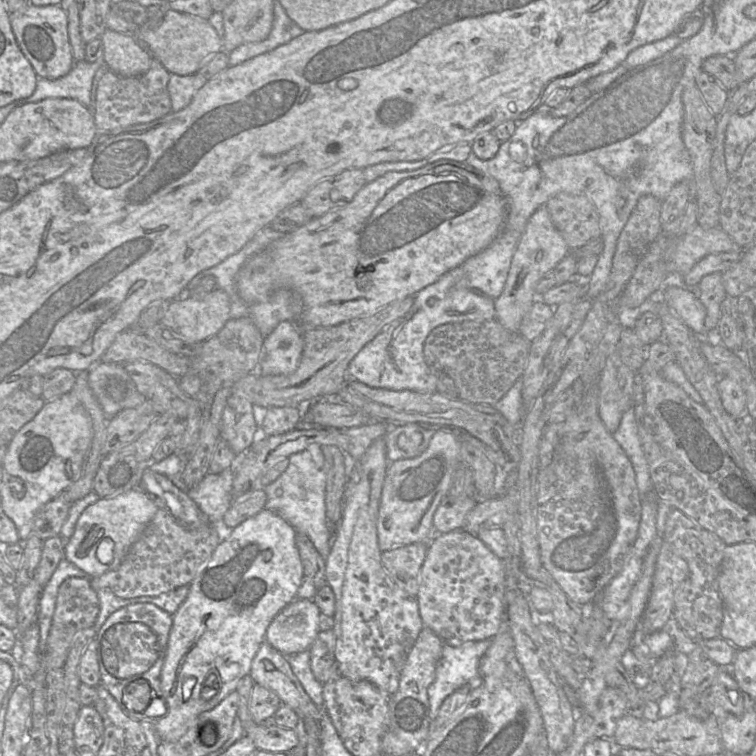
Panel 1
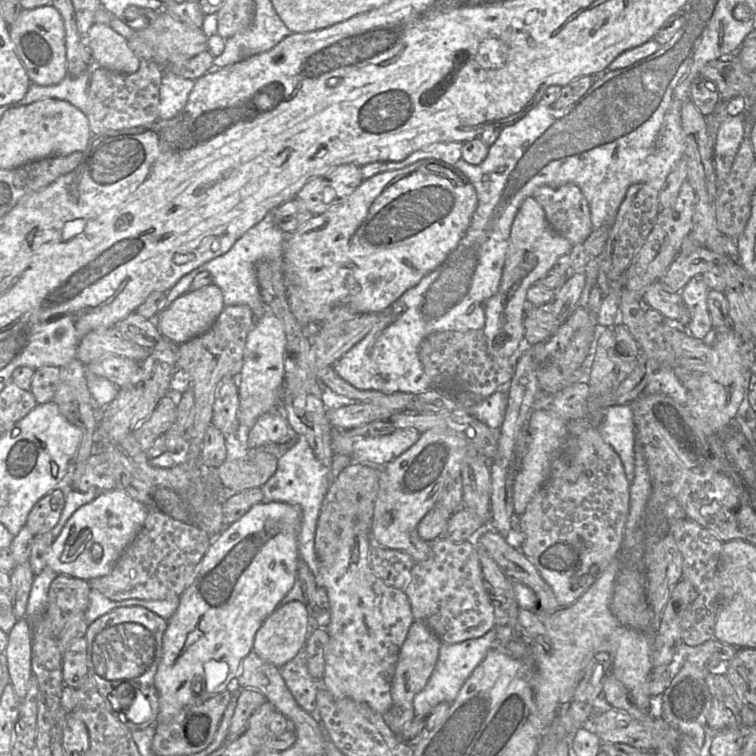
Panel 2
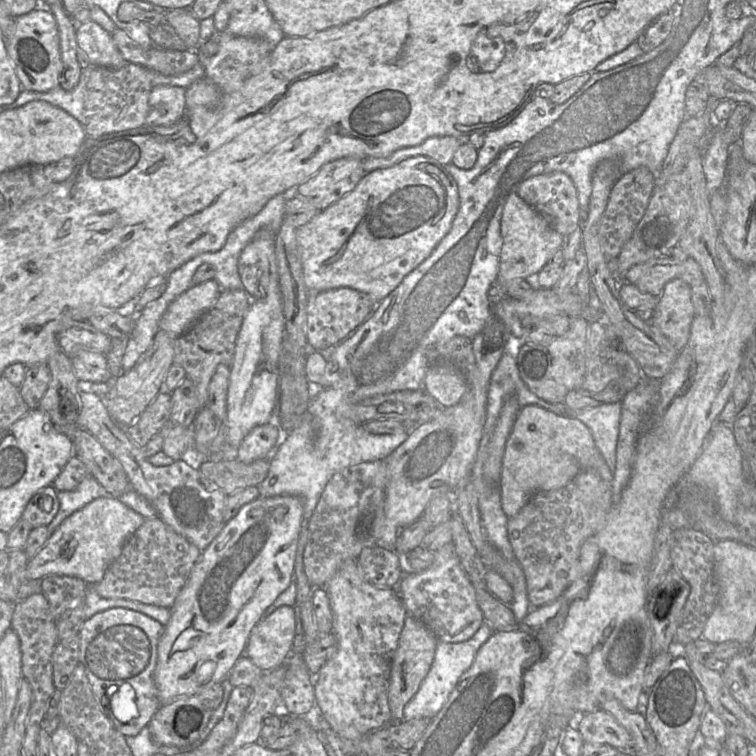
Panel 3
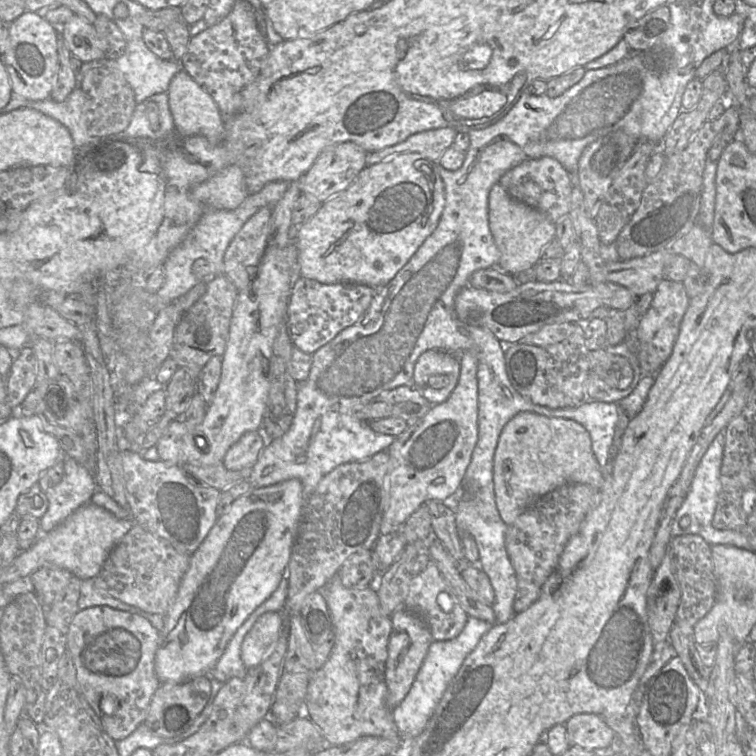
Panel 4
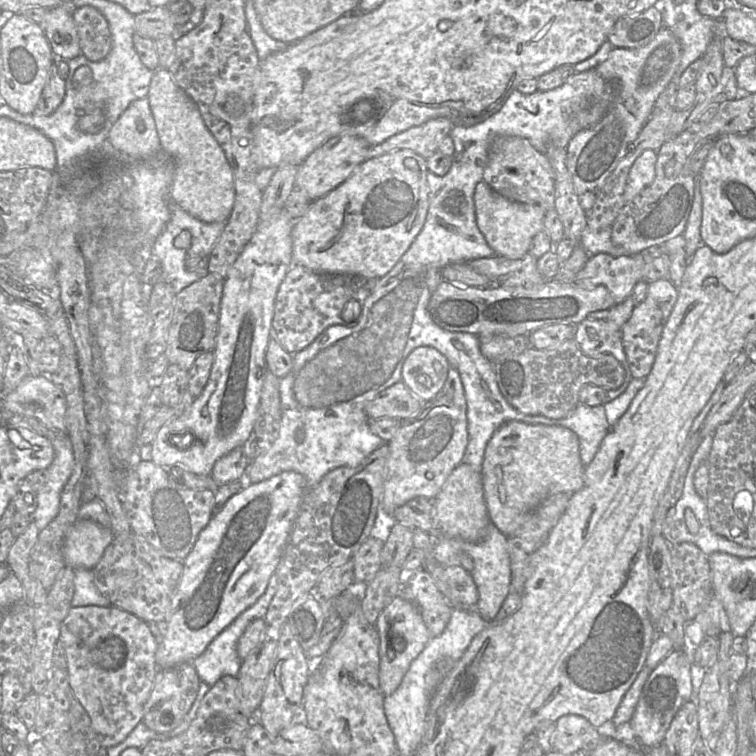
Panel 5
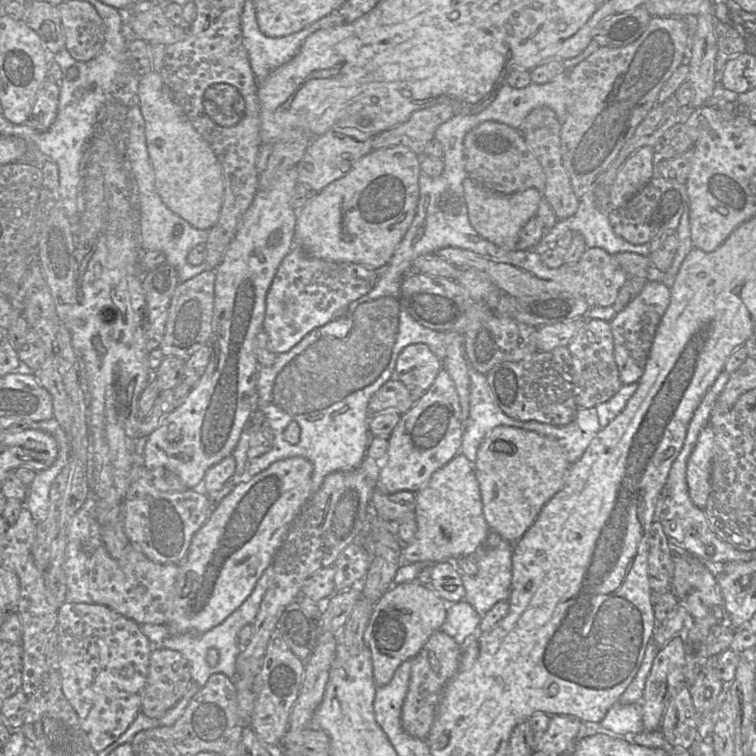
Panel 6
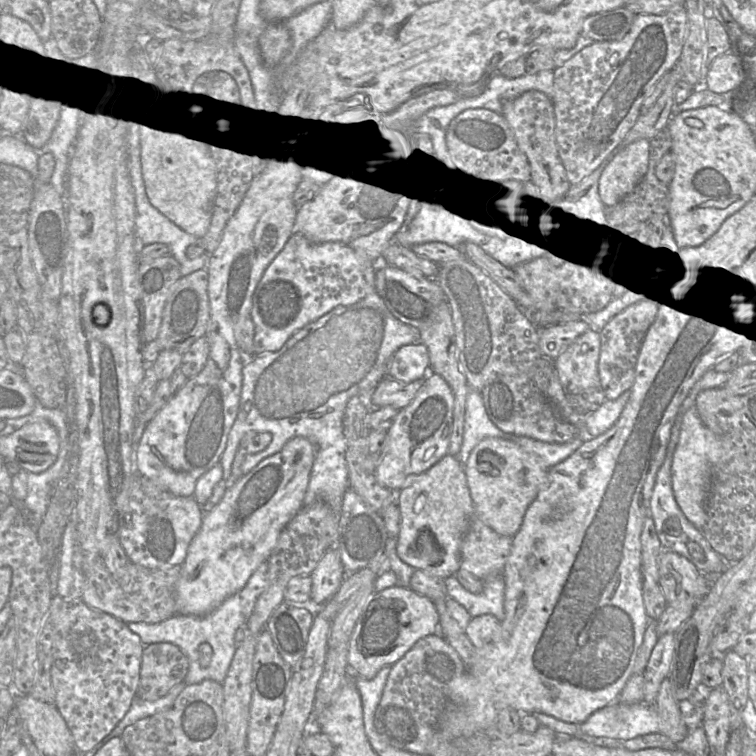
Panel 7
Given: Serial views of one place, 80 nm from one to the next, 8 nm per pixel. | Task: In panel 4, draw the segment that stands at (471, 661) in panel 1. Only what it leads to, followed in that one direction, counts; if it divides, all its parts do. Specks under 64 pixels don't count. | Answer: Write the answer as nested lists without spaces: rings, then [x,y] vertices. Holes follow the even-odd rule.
[[[469,617],[464,629],[457,637],[432,642],[410,691],[397,707],[391,709],[397,732],[406,745],[425,729],[450,682],[491,625],[482,619]]]

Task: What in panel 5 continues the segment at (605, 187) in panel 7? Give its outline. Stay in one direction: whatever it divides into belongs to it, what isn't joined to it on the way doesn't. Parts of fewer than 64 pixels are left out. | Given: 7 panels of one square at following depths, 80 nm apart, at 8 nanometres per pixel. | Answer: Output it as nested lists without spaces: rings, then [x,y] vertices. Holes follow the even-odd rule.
[[[645,150],[633,163],[624,191],[626,202],[631,201],[642,189],[650,185],[655,178],[657,151]]]

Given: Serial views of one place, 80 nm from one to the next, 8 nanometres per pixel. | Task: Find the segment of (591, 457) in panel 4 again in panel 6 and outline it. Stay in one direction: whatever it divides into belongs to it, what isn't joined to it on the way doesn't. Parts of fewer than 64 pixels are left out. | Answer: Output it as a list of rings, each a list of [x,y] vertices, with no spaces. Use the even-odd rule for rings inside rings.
[[[498,426],[483,439],[473,466],[487,524],[512,543],[527,532],[545,504],[562,489],[571,463],[556,440],[517,427]]]

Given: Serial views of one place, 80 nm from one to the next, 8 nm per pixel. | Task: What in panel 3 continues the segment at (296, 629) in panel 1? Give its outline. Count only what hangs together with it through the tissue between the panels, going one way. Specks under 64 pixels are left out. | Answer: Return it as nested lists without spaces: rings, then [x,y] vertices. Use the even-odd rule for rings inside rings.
[[[281,606],[252,629],[244,655],[262,670],[280,667],[292,654],[295,636],[295,608]]]

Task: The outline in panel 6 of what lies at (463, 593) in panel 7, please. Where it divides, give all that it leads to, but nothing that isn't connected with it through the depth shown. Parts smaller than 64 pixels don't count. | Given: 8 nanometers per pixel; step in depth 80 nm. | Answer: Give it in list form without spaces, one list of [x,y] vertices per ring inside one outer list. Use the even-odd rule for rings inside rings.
[[[503,541],[496,548],[472,556],[477,566],[475,576],[462,575],[465,601],[481,616],[498,602],[508,599],[512,585],[512,548]]]

